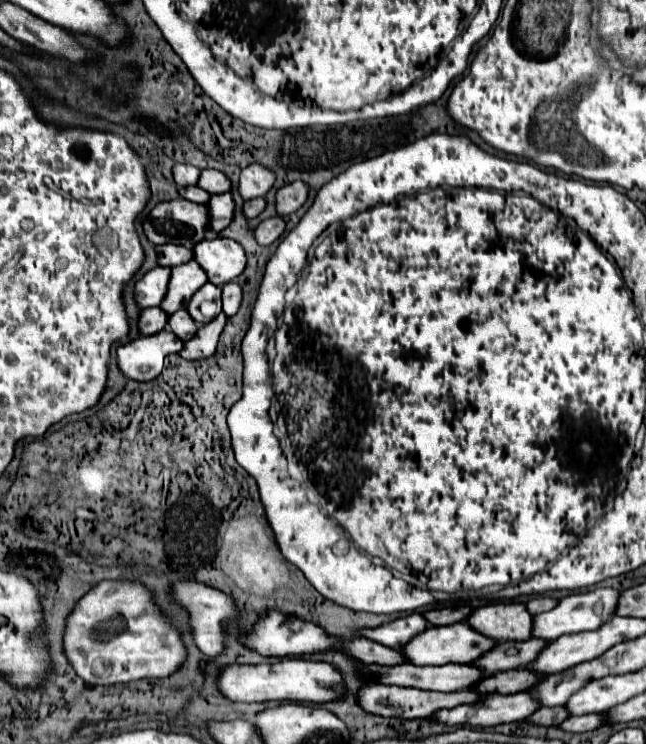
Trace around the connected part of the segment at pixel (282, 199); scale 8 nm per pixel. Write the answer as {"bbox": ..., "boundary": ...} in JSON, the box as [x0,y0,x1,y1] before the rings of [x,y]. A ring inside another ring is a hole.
{"bbox":[275,181,307,217],"boundary":[[[301,181],[289,183],[285,187],[281,187],[277,191],[277,201],[275,201],[275,209],[279,217],[285,217],[293,211],[297,211],[303,203],[307,201],[307,185]]]}

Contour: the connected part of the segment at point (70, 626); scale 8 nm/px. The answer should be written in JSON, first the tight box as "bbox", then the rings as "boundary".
{"bbox":[63,581,185,685],"boundary":[[[101,581],[73,605],[65,617],[63,653],[77,677],[87,685],[115,685],[143,677],[167,677],[185,661],[185,645],[179,639],[179,631],[161,617],[159,609],[149,599],[149,591],[141,583],[131,581]]]}

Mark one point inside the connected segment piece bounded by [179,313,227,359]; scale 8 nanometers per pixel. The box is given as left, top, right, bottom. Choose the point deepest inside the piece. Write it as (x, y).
(202, 344)

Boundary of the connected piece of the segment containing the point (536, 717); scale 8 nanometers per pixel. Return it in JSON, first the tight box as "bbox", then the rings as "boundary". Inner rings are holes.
{"bbox":[525,707,567,727],"boundary":[[[539,707],[525,721],[541,727],[557,727],[563,719],[567,719],[567,711],[563,707]]]}

